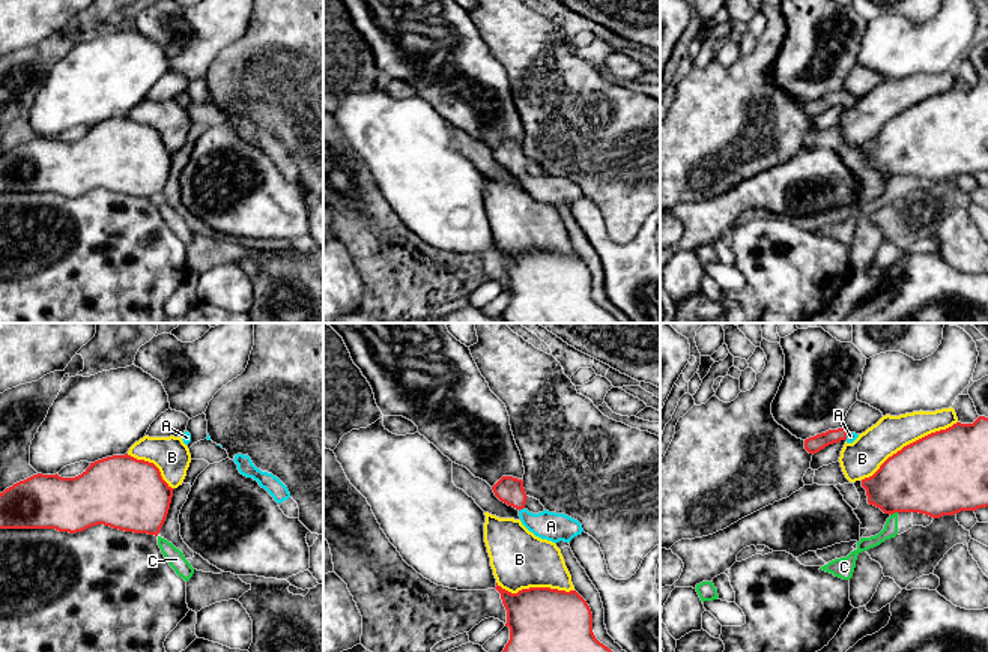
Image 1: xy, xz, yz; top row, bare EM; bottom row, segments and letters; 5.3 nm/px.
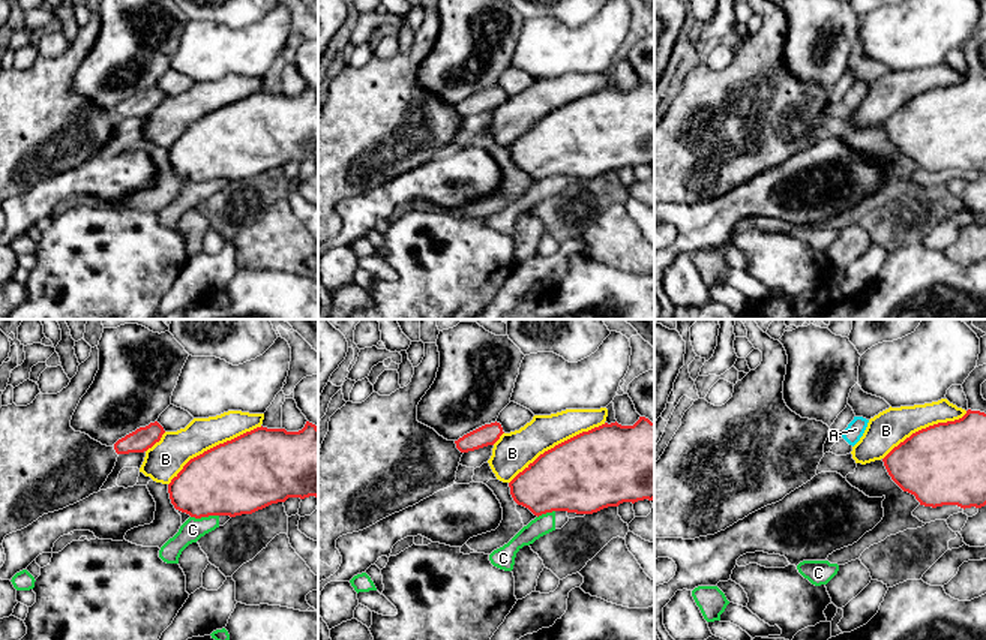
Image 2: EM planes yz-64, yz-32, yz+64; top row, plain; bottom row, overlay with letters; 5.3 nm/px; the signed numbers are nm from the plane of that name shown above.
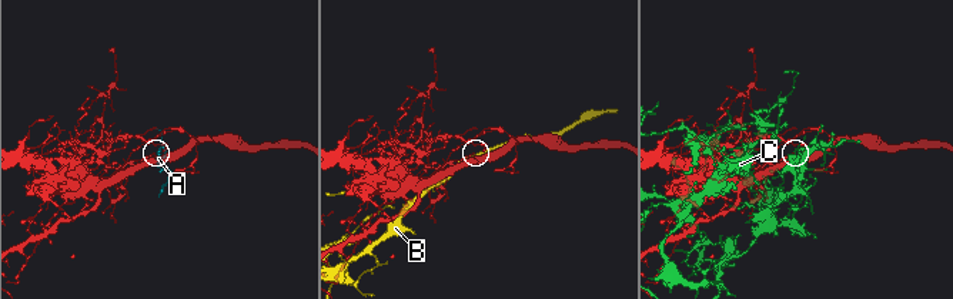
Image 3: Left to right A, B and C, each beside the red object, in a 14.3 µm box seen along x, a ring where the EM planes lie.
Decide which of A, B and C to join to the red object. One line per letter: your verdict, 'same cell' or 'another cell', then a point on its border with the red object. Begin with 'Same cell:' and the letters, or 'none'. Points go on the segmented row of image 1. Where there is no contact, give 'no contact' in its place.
Same cell: A
A: same cell; meets red in xz at (521, 508)
B: another cell; meets red in yz at (910, 443)
C: another cell; meets red in yz at (894, 513)

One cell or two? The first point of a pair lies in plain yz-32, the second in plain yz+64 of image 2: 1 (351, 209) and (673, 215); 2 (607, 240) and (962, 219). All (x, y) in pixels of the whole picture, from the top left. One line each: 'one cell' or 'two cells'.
1: one cell
2: two cells

